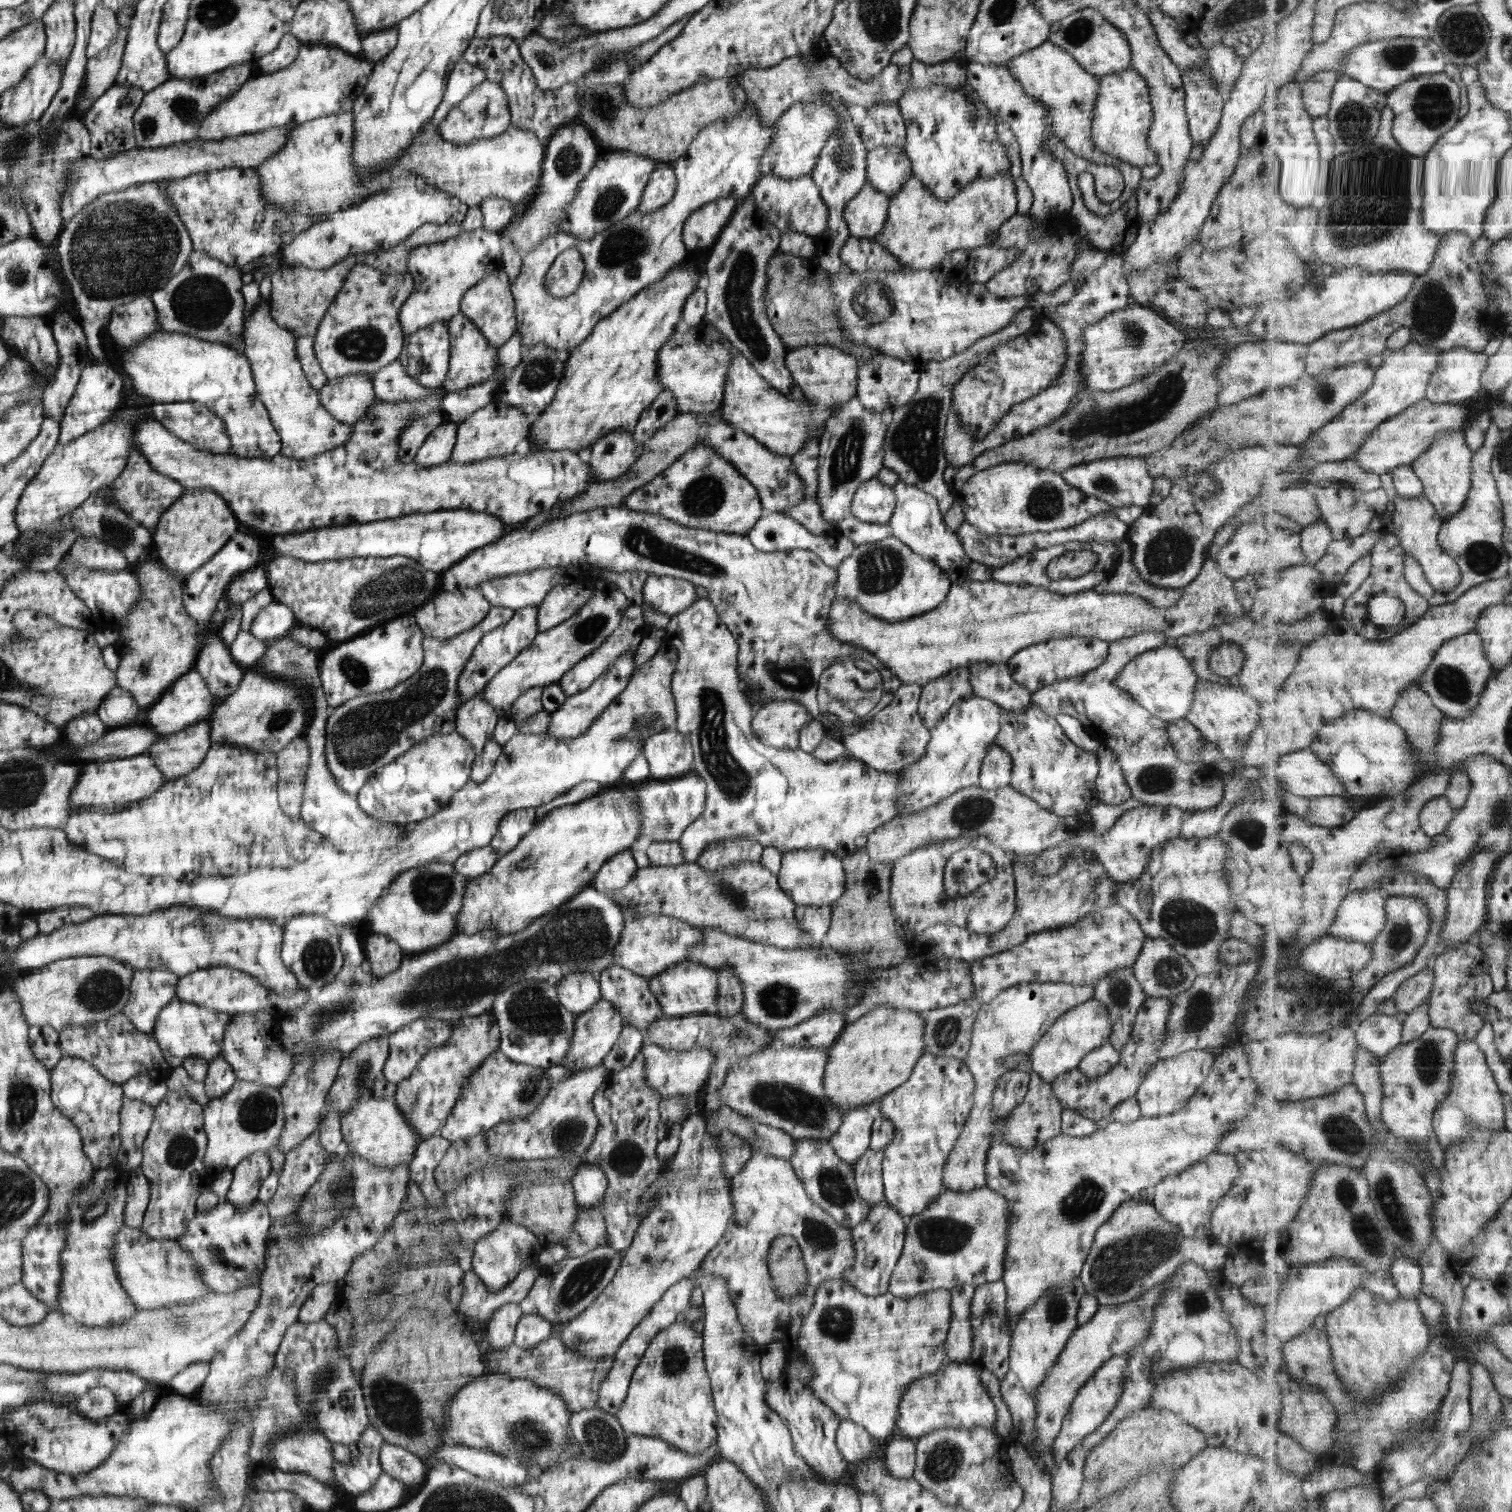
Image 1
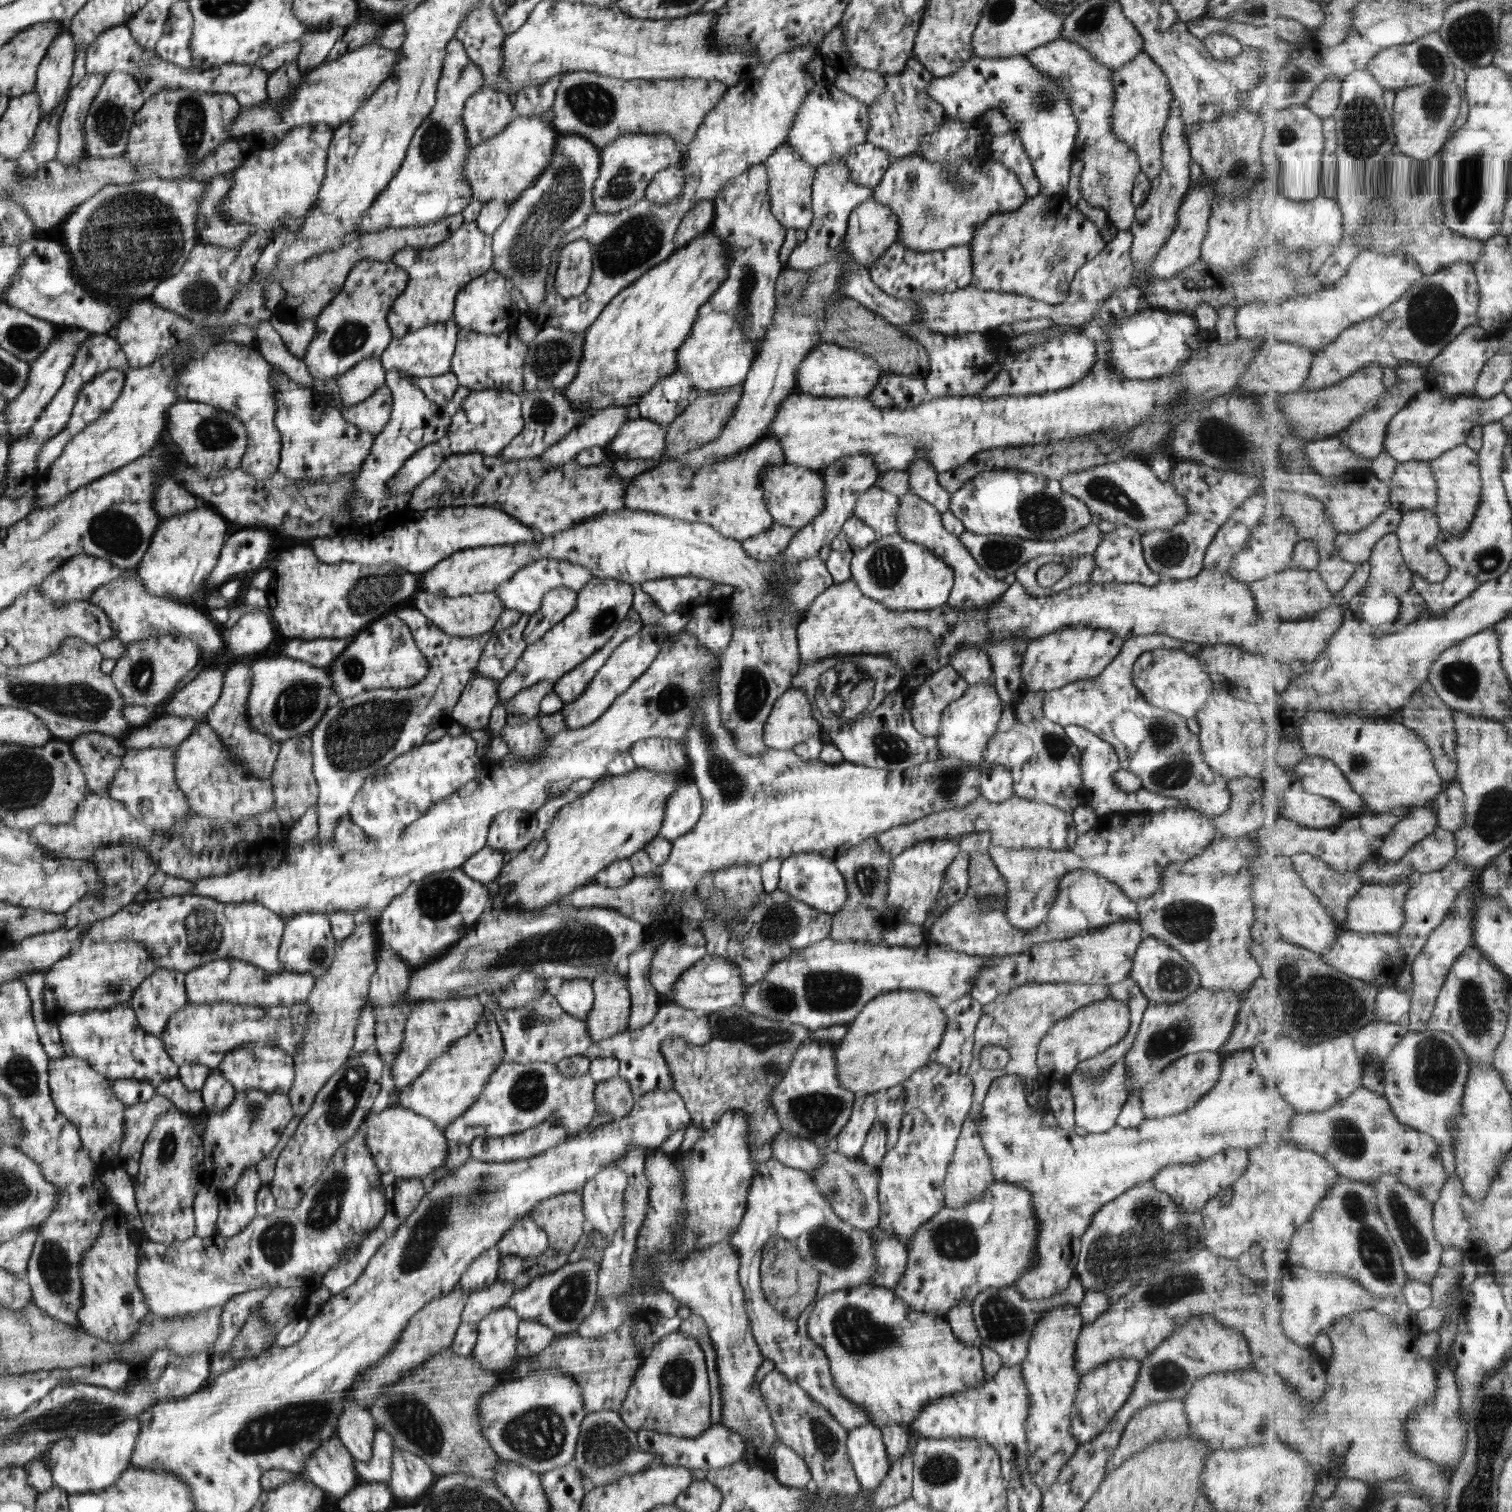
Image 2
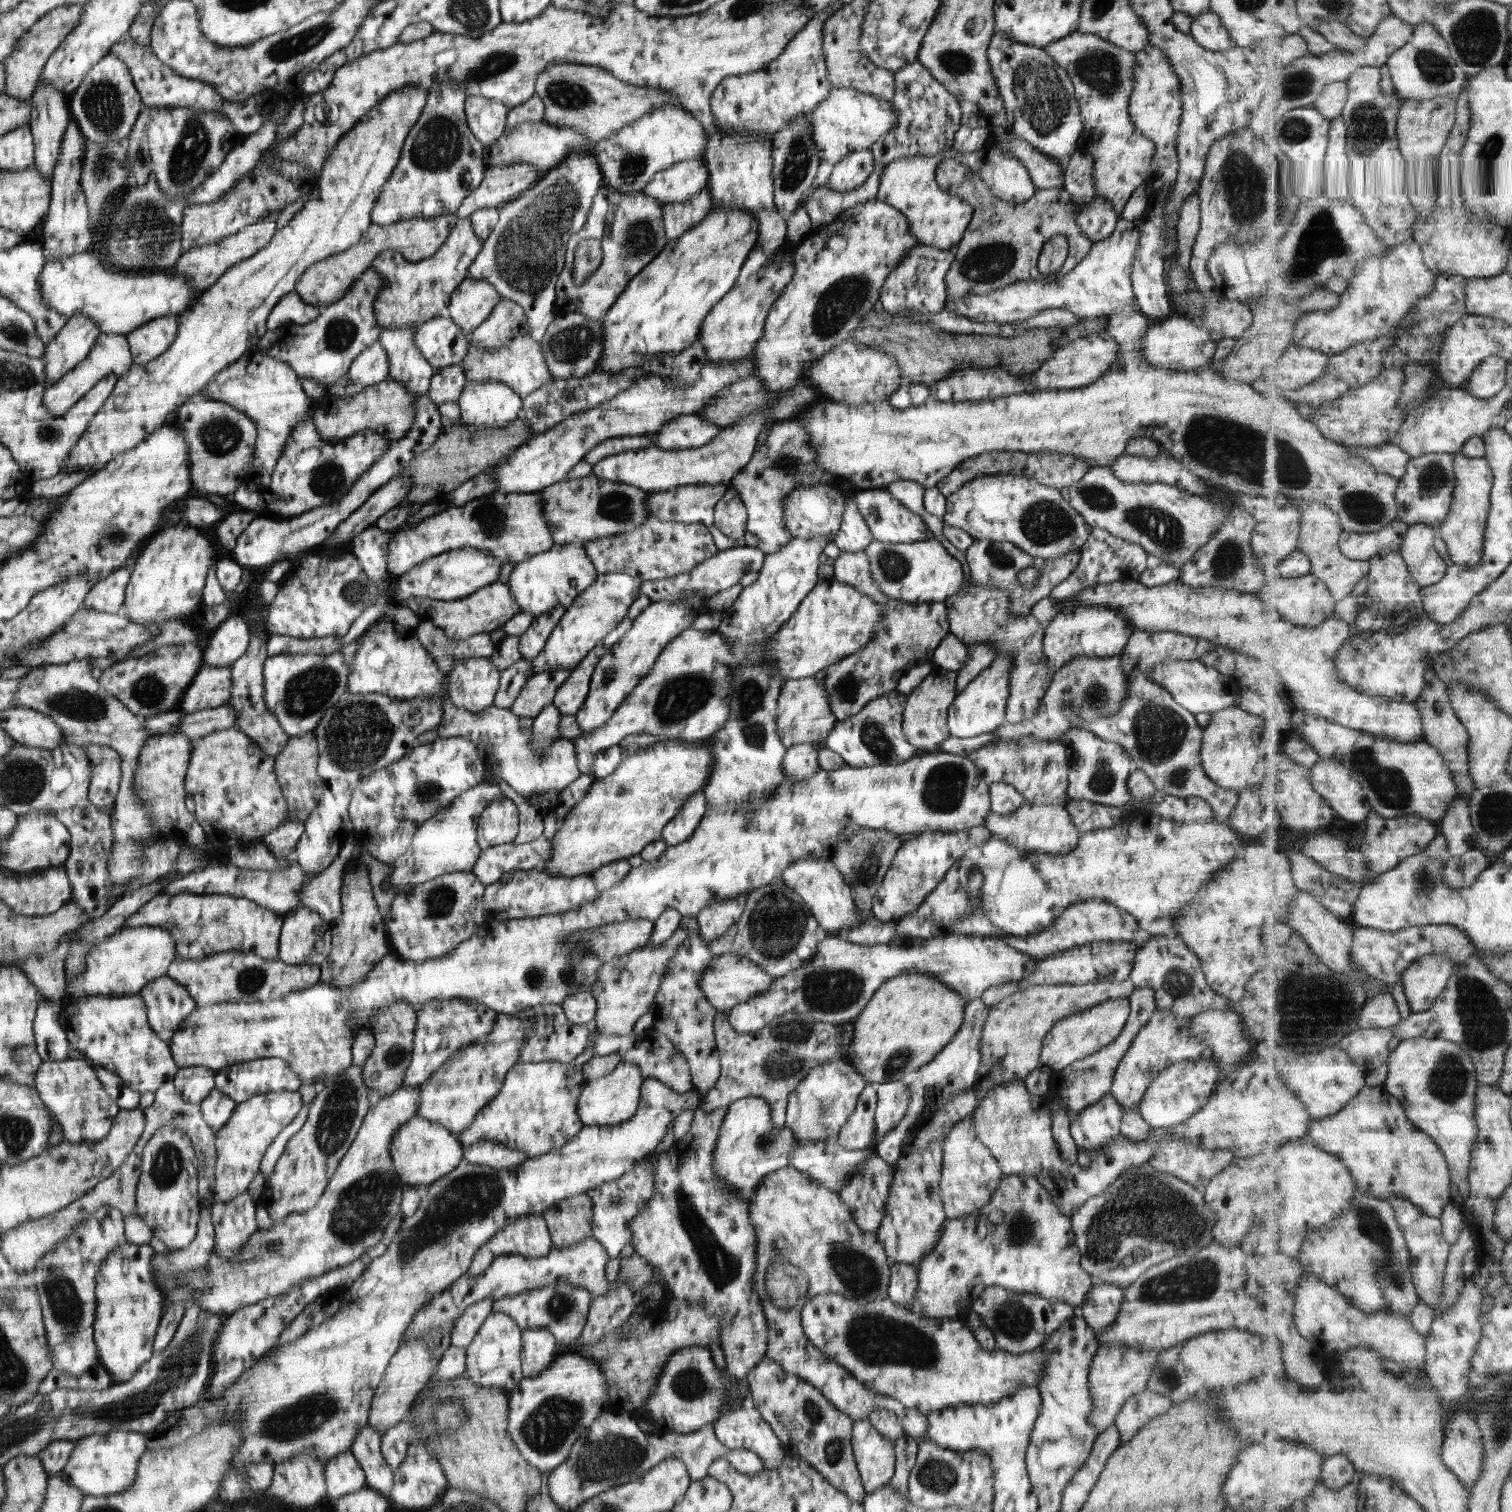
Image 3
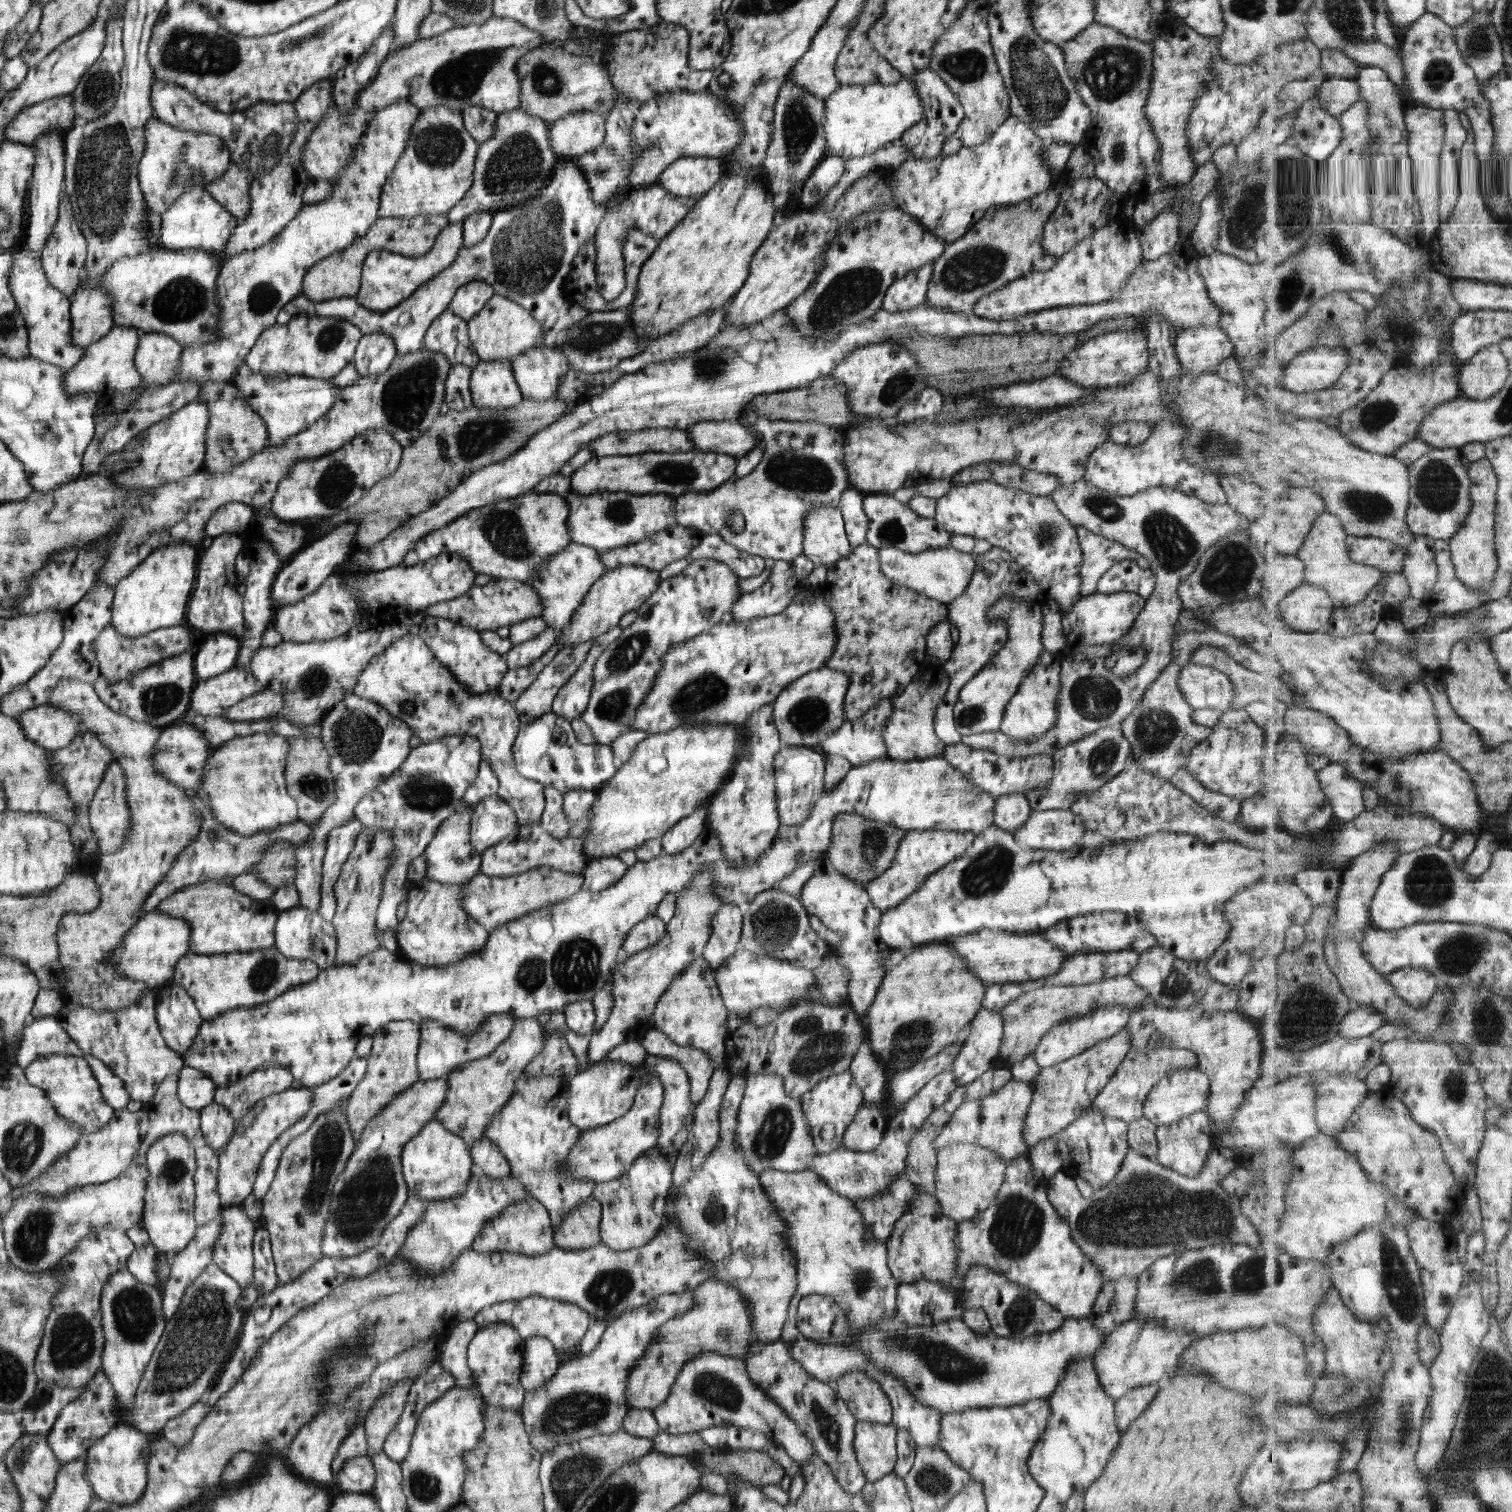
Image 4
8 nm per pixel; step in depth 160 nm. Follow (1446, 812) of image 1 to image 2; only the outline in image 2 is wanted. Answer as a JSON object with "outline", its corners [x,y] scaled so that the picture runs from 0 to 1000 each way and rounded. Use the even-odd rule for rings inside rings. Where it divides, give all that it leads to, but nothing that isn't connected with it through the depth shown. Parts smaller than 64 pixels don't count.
{"outline":[[[942,532],[935,534],[914,557],[911,565],[919,569],[927,569],[936,561],[937,557],[939,558],[941,554],[948,552],[950,546],[952,546],[951,536]]]}

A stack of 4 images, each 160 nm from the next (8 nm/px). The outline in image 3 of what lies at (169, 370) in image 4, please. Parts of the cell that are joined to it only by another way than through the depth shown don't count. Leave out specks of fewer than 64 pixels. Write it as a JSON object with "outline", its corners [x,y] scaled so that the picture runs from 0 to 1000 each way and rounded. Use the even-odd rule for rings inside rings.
{"outline":[[[118,209],[104,210],[83,221],[85,227],[88,241],[103,239],[110,233],[117,222]]]}

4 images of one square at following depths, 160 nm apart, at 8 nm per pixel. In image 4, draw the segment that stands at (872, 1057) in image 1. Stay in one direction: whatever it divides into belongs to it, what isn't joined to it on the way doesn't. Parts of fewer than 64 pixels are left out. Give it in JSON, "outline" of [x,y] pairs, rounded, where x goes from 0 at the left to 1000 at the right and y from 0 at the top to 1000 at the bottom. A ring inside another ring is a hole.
{"outline":[[[621,622],[609,624],[598,633],[595,632],[585,643],[578,661],[571,673],[573,690],[585,705],[587,713],[601,707],[606,702],[611,702],[620,697],[624,692],[628,691],[636,685],[649,666],[651,653],[646,647],[644,647],[636,634]]]}

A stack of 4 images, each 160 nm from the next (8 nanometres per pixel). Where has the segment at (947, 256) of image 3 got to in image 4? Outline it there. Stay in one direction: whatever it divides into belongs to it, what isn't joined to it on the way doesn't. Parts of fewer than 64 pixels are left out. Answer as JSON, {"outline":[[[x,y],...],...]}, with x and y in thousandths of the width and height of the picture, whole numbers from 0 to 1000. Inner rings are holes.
{"outline":[[[617,174],[612,175],[607,179],[591,185],[585,193],[583,204],[593,207],[612,202],[616,179]]]}

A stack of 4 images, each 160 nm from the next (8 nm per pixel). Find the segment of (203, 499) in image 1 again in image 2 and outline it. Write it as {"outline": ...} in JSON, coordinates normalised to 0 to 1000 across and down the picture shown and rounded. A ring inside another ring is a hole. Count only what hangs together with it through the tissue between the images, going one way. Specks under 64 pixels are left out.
{"outline":[[[132,333],[128,337],[122,340],[107,343],[88,380],[101,394],[110,396],[120,400],[135,399],[137,402],[150,402],[152,401],[152,397],[135,391],[137,380],[144,373],[145,364],[149,357],[150,347],[145,341],[145,339],[134,336],[134,333],[136,333]]]}

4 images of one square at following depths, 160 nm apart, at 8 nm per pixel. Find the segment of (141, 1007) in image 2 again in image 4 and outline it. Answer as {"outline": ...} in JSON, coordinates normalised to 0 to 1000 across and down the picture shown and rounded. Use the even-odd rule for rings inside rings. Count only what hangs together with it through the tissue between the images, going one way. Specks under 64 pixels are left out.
{"outline":[[[112,647],[104,652],[102,657],[102,673],[108,689],[118,698],[128,690],[134,673],[124,656]]]}

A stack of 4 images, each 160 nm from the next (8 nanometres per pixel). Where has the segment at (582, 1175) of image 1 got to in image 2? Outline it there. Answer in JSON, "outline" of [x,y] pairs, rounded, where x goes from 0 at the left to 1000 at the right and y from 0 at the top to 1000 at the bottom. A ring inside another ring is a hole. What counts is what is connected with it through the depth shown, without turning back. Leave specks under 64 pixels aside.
{"outline":[[[402,771],[384,786],[385,803],[388,812],[403,818],[412,810],[413,775]]]}

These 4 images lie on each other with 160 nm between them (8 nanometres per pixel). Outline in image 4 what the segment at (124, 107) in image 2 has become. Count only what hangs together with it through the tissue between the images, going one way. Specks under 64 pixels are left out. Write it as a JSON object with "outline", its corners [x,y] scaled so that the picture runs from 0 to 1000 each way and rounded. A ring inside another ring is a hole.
{"outline":[[[75,9],[71,15],[71,24],[69,30],[64,40],[58,46],[48,62],[49,65],[50,79],[58,81],[65,79],[70,77],[77,69],[77,63],[79,60],[80,46],[82,42],[83,33],[81,30],[81,12]]]}

